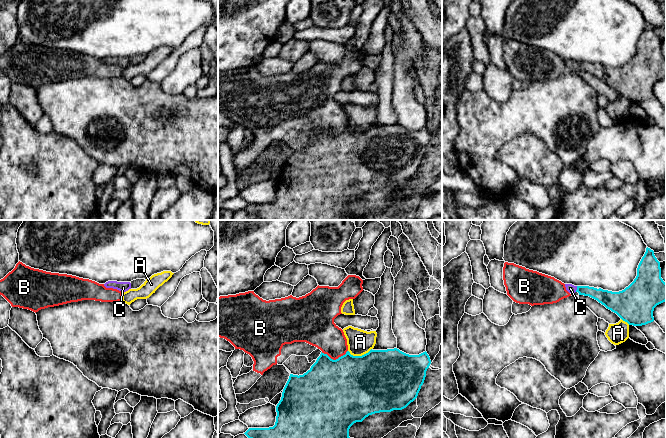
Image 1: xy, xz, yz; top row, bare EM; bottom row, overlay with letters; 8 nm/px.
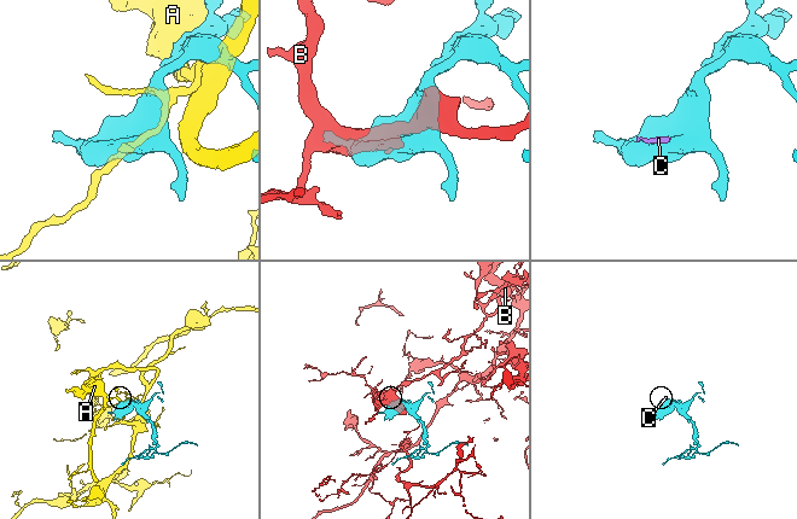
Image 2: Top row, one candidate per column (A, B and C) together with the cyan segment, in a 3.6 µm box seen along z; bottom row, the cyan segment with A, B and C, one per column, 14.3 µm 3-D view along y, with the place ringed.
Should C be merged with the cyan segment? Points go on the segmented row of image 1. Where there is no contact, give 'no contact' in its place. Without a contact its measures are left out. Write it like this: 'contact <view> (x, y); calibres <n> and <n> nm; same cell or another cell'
contact yz (577, 289); calibres 120 and 70 nm; same cell

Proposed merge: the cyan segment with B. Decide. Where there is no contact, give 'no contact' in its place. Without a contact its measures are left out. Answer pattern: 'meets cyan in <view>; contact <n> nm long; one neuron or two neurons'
meets cyan in xz; contact 220 nm long; two neurons

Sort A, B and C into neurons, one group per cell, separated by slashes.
A / B / C

